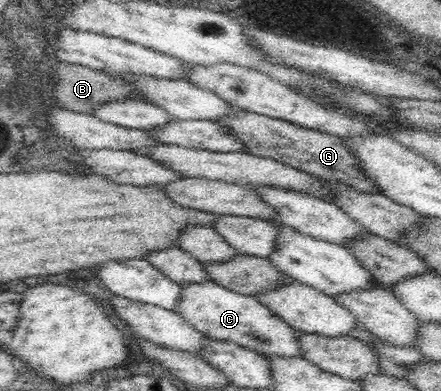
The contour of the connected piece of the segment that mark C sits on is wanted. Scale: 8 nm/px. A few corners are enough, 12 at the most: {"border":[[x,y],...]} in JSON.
{"border":[[183,284],[175,311],[211,340],[304,358],[301,333],[255,296]]}

